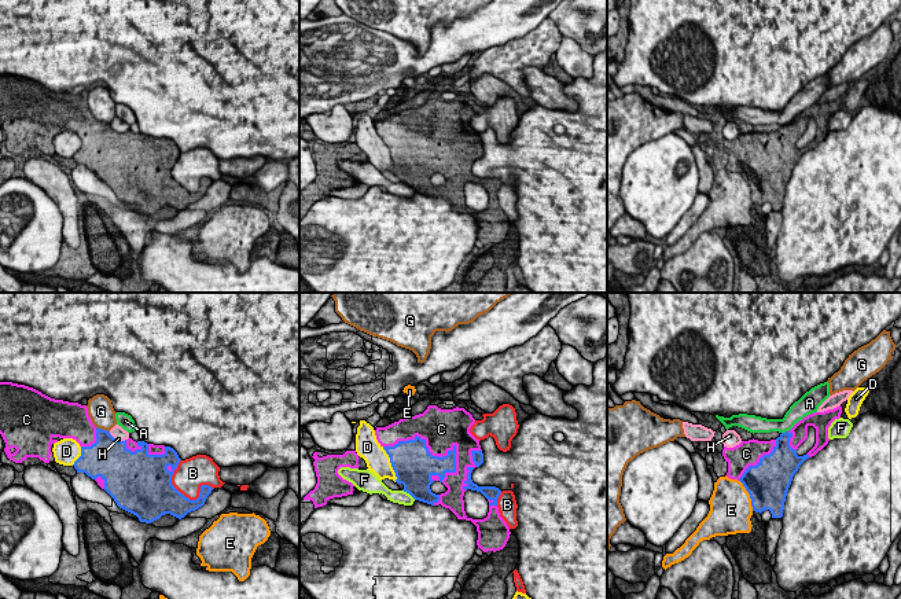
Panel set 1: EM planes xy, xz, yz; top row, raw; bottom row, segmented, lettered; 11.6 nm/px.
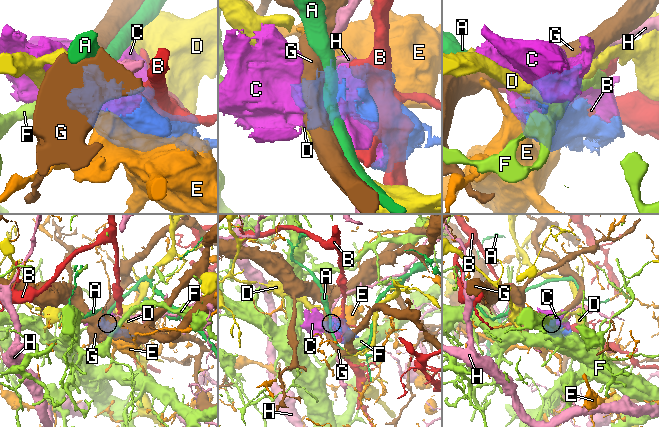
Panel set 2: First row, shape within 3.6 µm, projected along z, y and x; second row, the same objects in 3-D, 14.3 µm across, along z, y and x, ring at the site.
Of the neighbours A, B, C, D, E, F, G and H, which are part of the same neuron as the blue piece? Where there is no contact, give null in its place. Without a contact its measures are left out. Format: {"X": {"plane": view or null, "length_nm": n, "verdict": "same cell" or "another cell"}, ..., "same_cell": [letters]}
{"A": {"plane": "yz", "length_nm": 90, "verdict": "another cell"}, "B": {"plane": "xy", "length_nm": 550, "verdict": "another cell"}, "C": {"plane": "xz", "length_nm": 900, "verdict": "same cell"}, "D": {"plane": "xz", "length_nm": 440, "verdict": "another cell"}, "E": {"plane": "yz", "length_nm": 400, "verdict": "another cell"}, "F": {"plane": "xz", "length_nm": 200, "verdict": "another cell"}, "G": {"plane": "xy", "length_nm": 170, "verdict": "another cell"}, "H": {"plane": "xy", "length_nm": 240, "verdict": "another cell"}, "same_cell": ["C"]}

